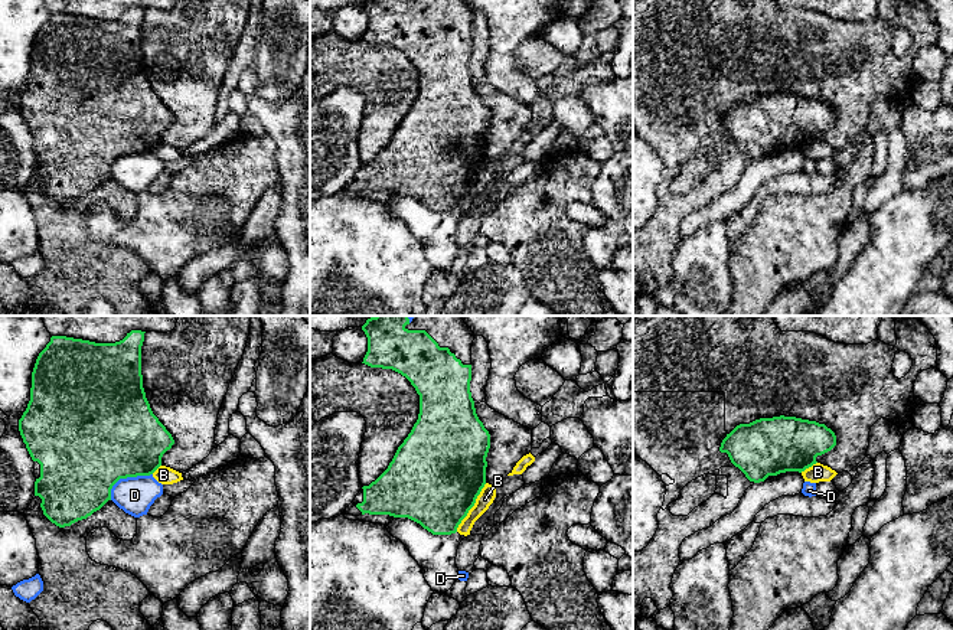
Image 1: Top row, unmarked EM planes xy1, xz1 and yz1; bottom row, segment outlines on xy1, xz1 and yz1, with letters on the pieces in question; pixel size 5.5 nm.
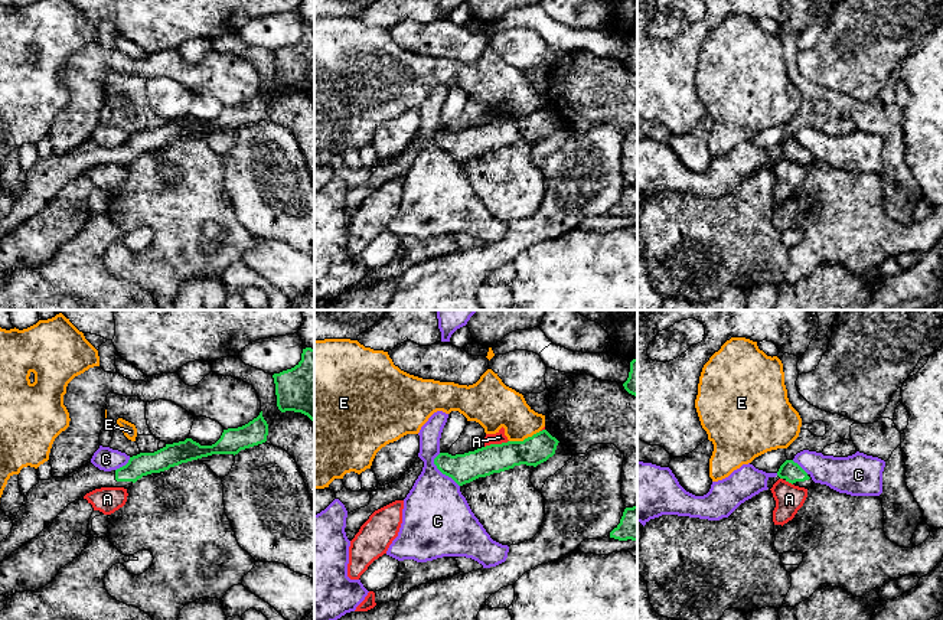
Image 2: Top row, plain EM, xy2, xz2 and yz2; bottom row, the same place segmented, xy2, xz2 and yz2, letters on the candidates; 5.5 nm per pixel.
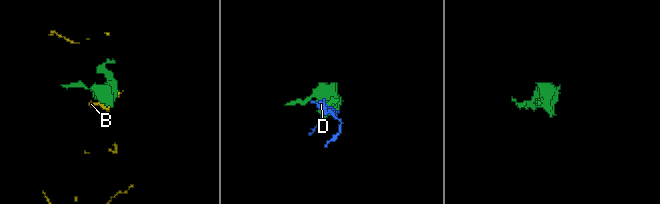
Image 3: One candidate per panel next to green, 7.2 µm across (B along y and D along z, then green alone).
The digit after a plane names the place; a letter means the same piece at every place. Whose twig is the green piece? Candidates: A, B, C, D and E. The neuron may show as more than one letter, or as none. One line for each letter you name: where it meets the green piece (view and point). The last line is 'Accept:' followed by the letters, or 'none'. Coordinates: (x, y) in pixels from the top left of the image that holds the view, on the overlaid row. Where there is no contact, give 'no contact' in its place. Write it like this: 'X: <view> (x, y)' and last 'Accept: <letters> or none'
Accept: none

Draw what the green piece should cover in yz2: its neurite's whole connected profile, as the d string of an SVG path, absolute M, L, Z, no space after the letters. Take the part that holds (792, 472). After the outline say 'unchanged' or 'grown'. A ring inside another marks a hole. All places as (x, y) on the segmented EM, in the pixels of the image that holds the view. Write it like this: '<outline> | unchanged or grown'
M786 460L779 471L777 476L794 486L809 489L815 482L812 480L810 474L807 474L797 463L793 460Z | grown

